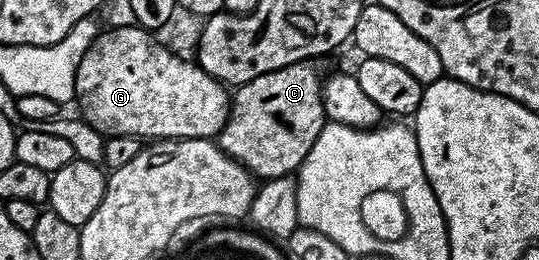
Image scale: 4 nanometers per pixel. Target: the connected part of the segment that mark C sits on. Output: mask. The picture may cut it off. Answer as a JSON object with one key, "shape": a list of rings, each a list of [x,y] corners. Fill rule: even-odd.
{"shape":[[[298,61],[295,65],[268,71],[237,86],[232,97],[230,117],[218,134],[216,143],[255,178],[273,179],[297,174],[302,160],[308,151],[312,151],[312,143],[316,143],[326,124],[326,112],[322,106],[323,78],[318,77],[312,66]]]}

